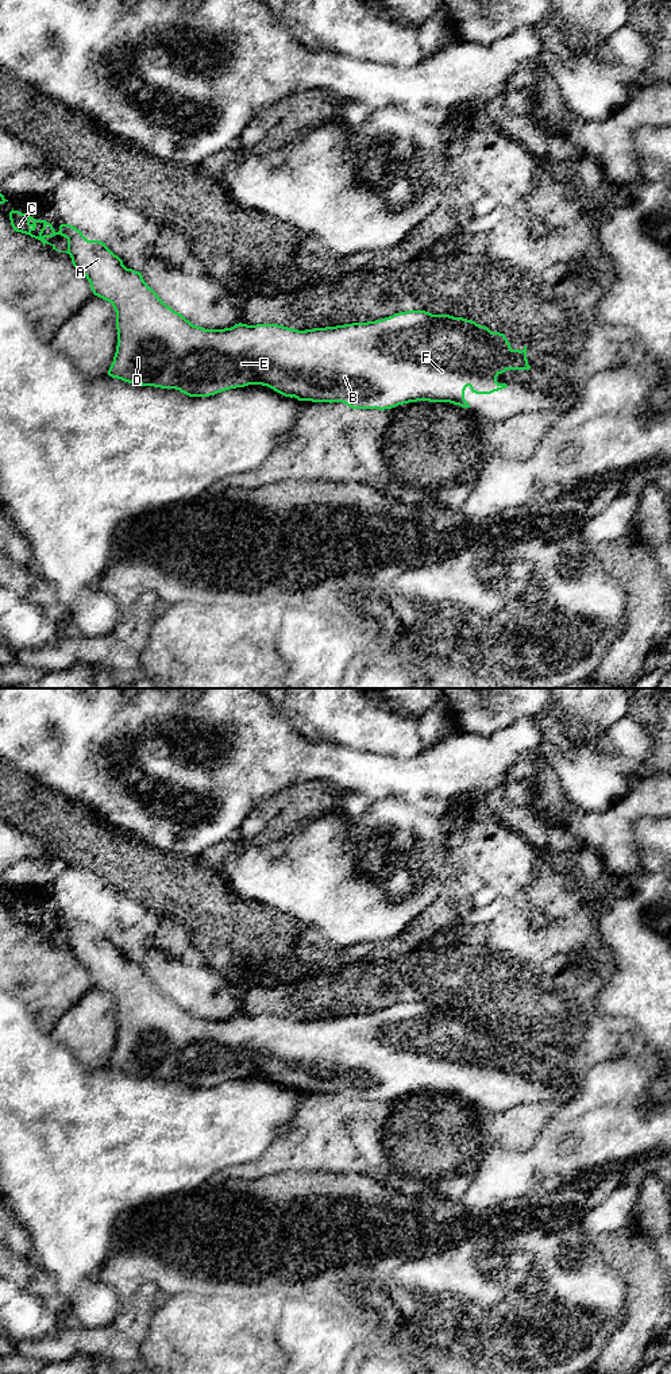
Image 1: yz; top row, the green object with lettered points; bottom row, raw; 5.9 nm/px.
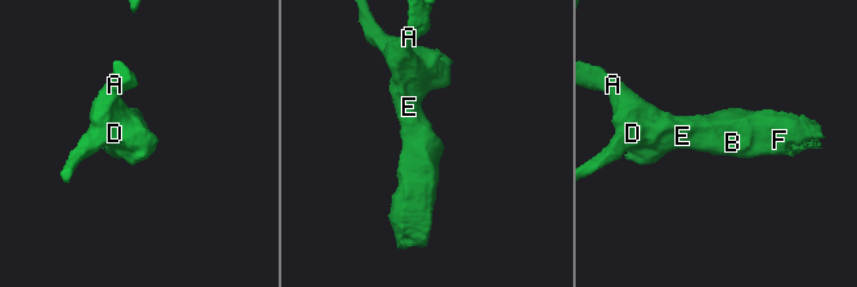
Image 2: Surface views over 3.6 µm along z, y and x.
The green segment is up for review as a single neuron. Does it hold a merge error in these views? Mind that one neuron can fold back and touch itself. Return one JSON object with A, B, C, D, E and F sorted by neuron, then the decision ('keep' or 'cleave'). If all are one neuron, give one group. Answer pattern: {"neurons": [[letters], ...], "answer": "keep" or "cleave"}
{"neurons": [["A", "B", "C", "D", "E", "F"]], "answer": "keep"}

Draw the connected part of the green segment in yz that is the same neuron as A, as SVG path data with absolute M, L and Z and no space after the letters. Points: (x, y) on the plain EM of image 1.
M14 900L9 903L9 911L11 911L11 916L12 916L14 922L30 926L31 929L41 931L43 934L43 938L47 934L55 942L59 942L59 941L57 941L55 937L49 934L46 930L53 929L55 926L61 926L68 930L68 941L59 942L59 943L66 943L70 946L72 954L76 958L76 961L80 962L81 965L84 965L86 968L86 970L89 972L93 985L111 993L115 1003L116 1003L117 1037L116 1037L113 1053L108 1061L108 1066L112 1069L117 1069L124 1073L132 1074L132 1076L154 1077L154 1078L161 1078L161 1080L176 1080L189 1088L209 1088L209 1087L215 1087L217 1084L221 1084L221 1082L225 1082L230 1080L244 1078L248 1076L262 1076L262 1077L267 1077L267 1078L273 1080L274 1082L277 1082L285 1088L290 1088L290 1089L294 1088L298 1092L329 1093L329 1095L343 1093L352 1100L385 1101L385 1100L396 1099L398 1096L417 1093L417 1092L450 1093L454 1096L459 1096L462 1099L470 1099L468 1093L464 1091L464 1081L467 1077L475 1085L491 1085L494 1082L508 1078L506 1074L497 1073L497 1068L500 1065L505 1064L506 1061L529 1061L531 1060L531 1057L528 1055L528 1050L527 1050L527 1037L521 1042L513 1041L504 1024L491 1023L487 1018L479 1016L473 1011L467 1011L463 1008L454 1008L450 1006L432 1006L425 1001L406 1001L406 1003L394 1004L393 1007L389 1007L389 1008L385 1008L381 1011L375 1011L375 1012L352 1014L352 1015L344 1015L344 1016L336 1016L336 1018L305 1020L305 1022L298 1022L298 1020L288 1019L288 1018L278 1016L278 1015L247 1016L247 1015L242 1015L242 1014L239 1014L231 1019L224 1019L224 1020L205 1020L203 1018L193 1016L181 1004L178 1004L178 1003L173 1001L170 997L167 997L158 988L158 985L144 973L142 964L135 962L132 960L127 960L123 956L123 952L117 946L115 946L105 937L105 934L103 934L100 931L88 931L80 920L77 920L76 918L73 918L70 915L61 915L59 922L55 923L53 916L50 914L47 914L46 911L36 911L27 904L22 904L22 903L14 902Z

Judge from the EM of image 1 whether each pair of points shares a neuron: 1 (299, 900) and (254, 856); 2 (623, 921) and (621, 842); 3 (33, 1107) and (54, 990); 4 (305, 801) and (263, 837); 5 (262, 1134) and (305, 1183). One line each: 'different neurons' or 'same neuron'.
1: same neuron
2: different neurons
3: different neurons
4: same neuron
5: different neurons

